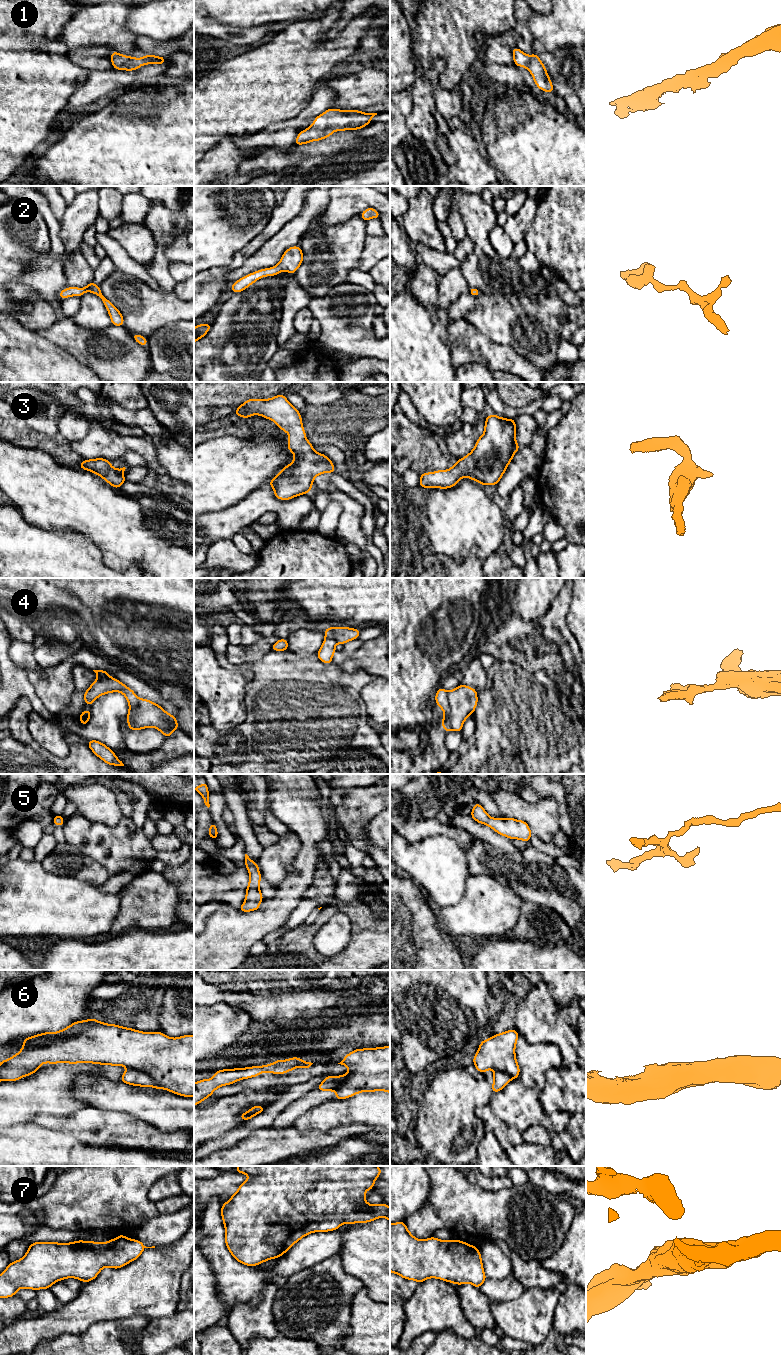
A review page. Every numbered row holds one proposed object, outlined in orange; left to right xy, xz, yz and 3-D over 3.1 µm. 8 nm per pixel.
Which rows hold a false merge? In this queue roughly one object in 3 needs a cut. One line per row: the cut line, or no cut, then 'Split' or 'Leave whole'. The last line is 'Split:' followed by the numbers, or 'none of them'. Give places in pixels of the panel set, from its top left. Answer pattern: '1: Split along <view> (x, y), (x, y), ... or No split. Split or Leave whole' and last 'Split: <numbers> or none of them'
1: No split. Leave whole
2: No split. Leave whole
3: No split. Leave whole
4: Split along yz (446, 692), (451, 729). Split
5: No split. Leave whole
6: No split. Leave whole
7: No split. Leave whole
Split: 4

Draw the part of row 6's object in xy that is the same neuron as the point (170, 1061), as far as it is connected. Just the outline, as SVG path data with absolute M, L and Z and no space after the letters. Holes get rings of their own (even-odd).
M77 1021L58 1032L45 1032L23 1039L23 1047L8 1060L0 1061L0 1081L17 1081L34 1074L43 1063L93 1063L127 1068L120 1080L141 1087L165 1089L194 1097L194 1035L171 1038L164 1033L142 1032L97 1021Z

